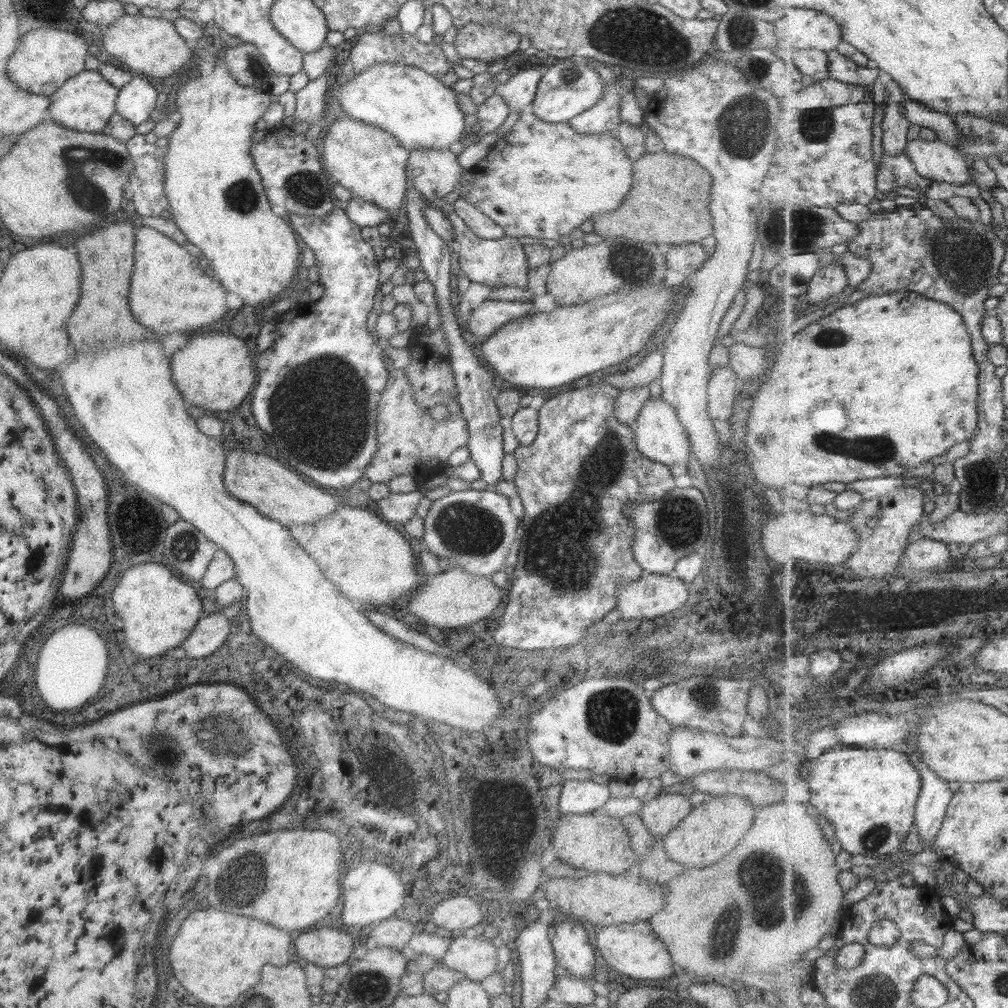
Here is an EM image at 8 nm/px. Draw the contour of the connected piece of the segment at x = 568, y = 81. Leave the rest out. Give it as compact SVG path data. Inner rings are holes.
M559 59L541 73L536 93L530 102L531 112L543 122L566 123L593 106L602 93L603 81L586 62L576 59Z

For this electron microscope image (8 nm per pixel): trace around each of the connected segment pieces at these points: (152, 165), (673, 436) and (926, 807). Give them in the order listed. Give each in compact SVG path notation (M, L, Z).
M136 133L126 141L125 146L133 165L133 170L130 172L126 184L126 202L133 205L133 210L135 210L136 216L139 216L139 218L158 217L161 210L168 208L168 200L163 194L163 157L166 150L157 147L155 143L147 143L144 135Z
M660 398L647 399L629 428L634 434L633 442L635 442L636 450L651 462L665 465L668 468L673 464L687 465L687 458L691 455L687 435L677 420L673 408Z
M928 765L920 769L922 776L922 789L918 803L916 806L916 822L915 826L920 830L921 838L928 843L928 847L933 849L936 834L941 830L943 821L945 820L950 802L954 797L954 792L949 786L949 781L943 780Z

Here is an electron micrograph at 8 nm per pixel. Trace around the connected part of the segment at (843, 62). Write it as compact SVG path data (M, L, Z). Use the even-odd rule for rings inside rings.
M838 50L829 51L828 59L831 79L837 79L850 85L866 86L871 89L873 82L879 78L880 69L878 67L859 66L854 60L847 58Z

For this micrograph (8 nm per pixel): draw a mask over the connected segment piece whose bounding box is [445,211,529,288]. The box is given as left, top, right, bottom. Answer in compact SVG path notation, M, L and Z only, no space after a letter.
M453 211L445 215L452 224L453 242L458 244L459 275L467 277L471 282L477 282L477 284L491 288L503 288L504 286L526 288L528 286L527 273L529 268L522 244L517 241L517 238L506 235L499 239L479 238L463 224L463 221Z

